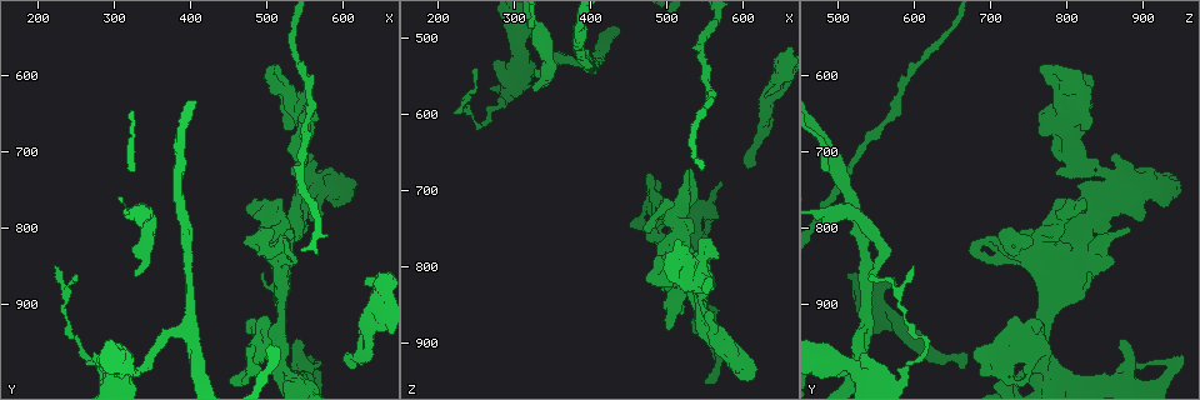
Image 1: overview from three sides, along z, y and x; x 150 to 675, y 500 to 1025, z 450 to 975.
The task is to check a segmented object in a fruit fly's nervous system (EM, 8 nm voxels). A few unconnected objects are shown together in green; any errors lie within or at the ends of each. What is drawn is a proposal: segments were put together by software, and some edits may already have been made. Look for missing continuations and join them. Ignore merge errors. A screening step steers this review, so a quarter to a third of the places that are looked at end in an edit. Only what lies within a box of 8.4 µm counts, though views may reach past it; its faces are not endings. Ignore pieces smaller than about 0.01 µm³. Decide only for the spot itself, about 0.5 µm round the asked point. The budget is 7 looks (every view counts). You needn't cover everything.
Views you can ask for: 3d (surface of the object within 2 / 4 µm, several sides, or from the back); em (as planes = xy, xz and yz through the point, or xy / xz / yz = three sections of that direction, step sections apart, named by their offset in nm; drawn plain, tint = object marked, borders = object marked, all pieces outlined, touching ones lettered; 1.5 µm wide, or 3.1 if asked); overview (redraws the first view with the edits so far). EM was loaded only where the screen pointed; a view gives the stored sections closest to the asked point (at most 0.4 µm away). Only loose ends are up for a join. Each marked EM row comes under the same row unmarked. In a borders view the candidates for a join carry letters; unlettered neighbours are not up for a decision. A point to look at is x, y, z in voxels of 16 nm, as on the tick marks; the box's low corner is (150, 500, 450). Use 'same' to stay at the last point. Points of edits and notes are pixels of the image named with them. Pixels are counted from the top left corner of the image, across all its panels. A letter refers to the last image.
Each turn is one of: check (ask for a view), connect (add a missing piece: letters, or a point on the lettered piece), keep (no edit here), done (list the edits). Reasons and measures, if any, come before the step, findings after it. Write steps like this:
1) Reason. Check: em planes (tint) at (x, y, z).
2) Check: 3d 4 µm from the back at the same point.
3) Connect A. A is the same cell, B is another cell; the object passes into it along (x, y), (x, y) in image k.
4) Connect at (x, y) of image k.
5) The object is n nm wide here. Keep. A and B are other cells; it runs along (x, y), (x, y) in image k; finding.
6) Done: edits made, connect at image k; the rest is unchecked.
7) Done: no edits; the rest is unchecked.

An open end. Check: em xy step 8 (borders) at (330, 860, 540).

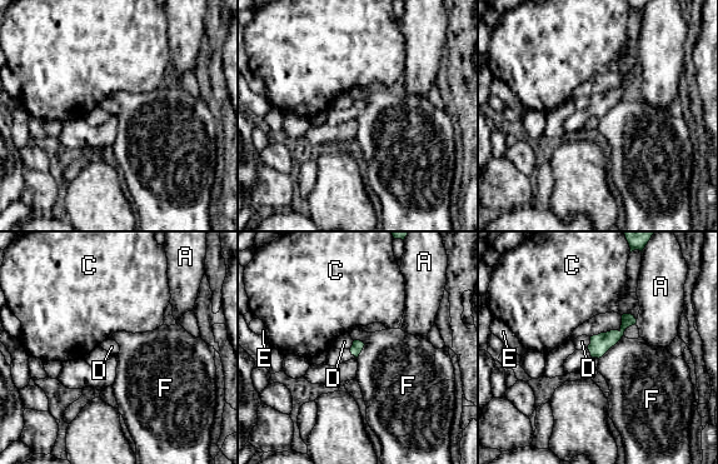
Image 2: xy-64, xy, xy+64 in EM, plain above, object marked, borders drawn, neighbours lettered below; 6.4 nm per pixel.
Check: em xz step 4 (borders) at the same point.

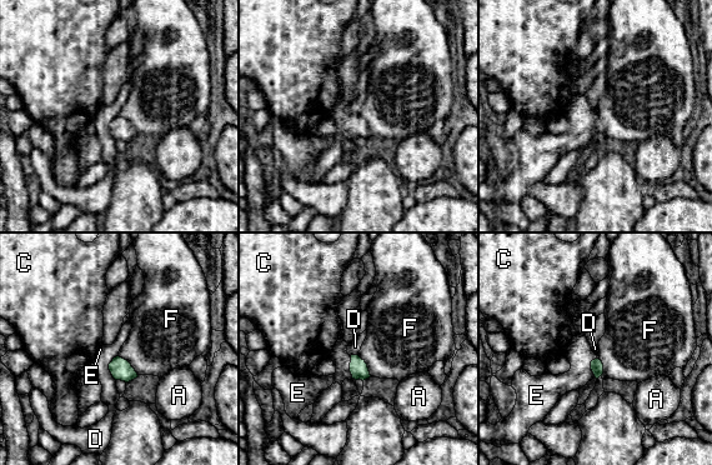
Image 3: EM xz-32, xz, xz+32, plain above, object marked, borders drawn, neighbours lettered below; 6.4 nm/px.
The longest contact is with F, 180 nm. Connect at (580, 354) of image 3. E is the same cell, A, C, D and F are other cells; the object passes into it along (596, 365), (591, 366), (580, 354) in image 3; the cell continues.

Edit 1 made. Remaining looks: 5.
An open end. Check: em xz step 8 (tint) at (275, 960, 540).

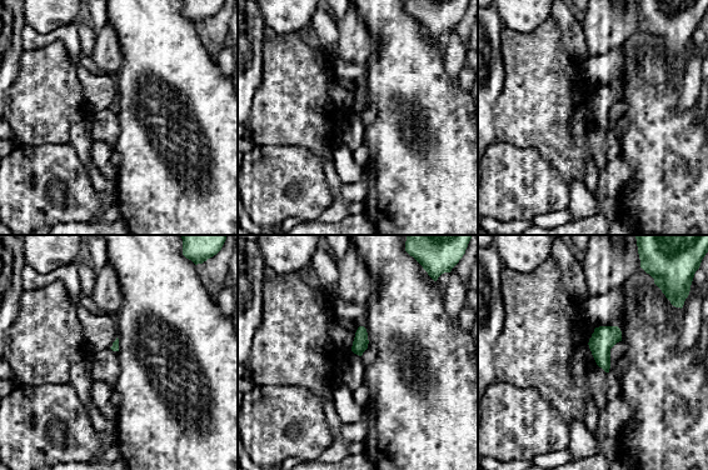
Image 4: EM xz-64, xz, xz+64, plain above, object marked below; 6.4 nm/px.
Check: em planes (borders) at the same point.

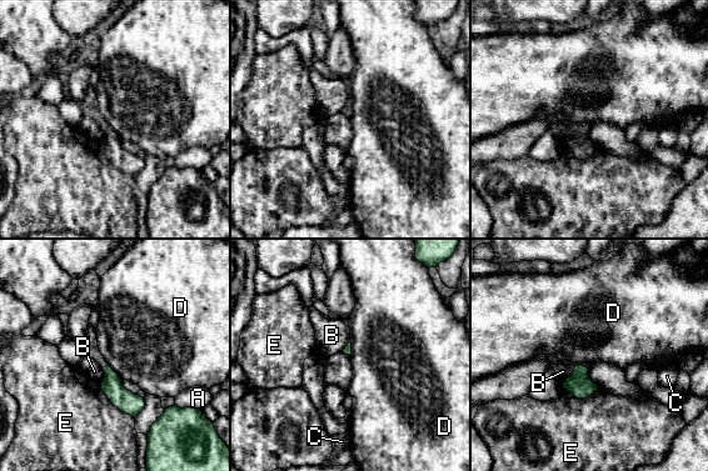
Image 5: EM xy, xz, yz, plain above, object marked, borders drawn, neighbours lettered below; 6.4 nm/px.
Keep. A, B, C, D and E are other cells; a border runs along (108, 365), (120, 379) in image 5; no lettered piece goes on from it.

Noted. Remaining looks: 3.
Free end. Check: 3d 2 µm at (555, 650, 765).

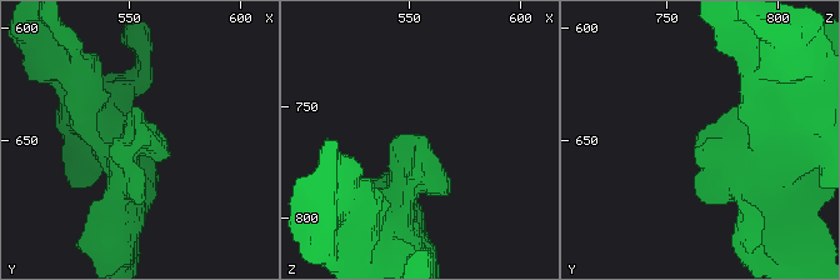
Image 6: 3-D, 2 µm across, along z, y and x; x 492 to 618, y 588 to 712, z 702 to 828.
The arms are 190, 300 nm wide. Check: em yz step 8 (tint) at (557, 648, 764).

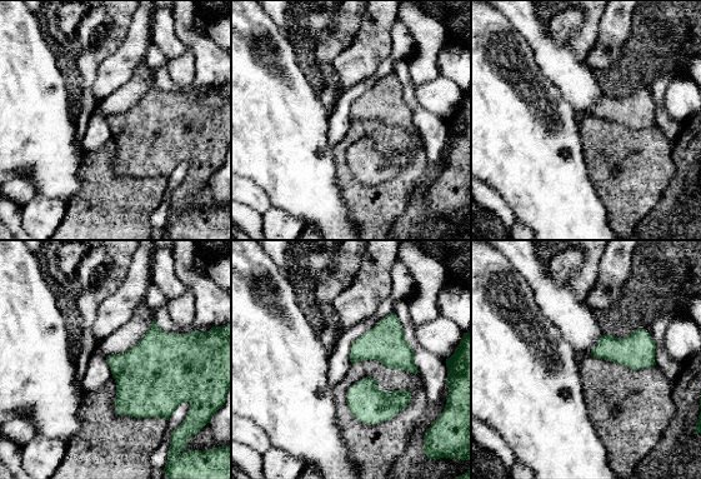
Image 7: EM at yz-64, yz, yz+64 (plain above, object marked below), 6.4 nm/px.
Check: em planes (borders) at the same point.

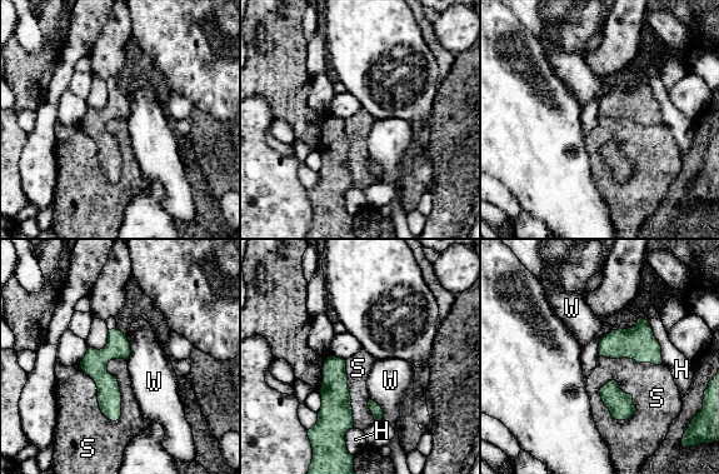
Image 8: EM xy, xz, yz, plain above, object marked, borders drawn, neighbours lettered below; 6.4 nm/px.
Keep. H, S and W are other cells; it runs along (114, 332), (101, 359), (111, 417) in image 8; none of them fits.

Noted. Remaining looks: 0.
Done: edits made, connect at image 3; the rest is unchecked.

